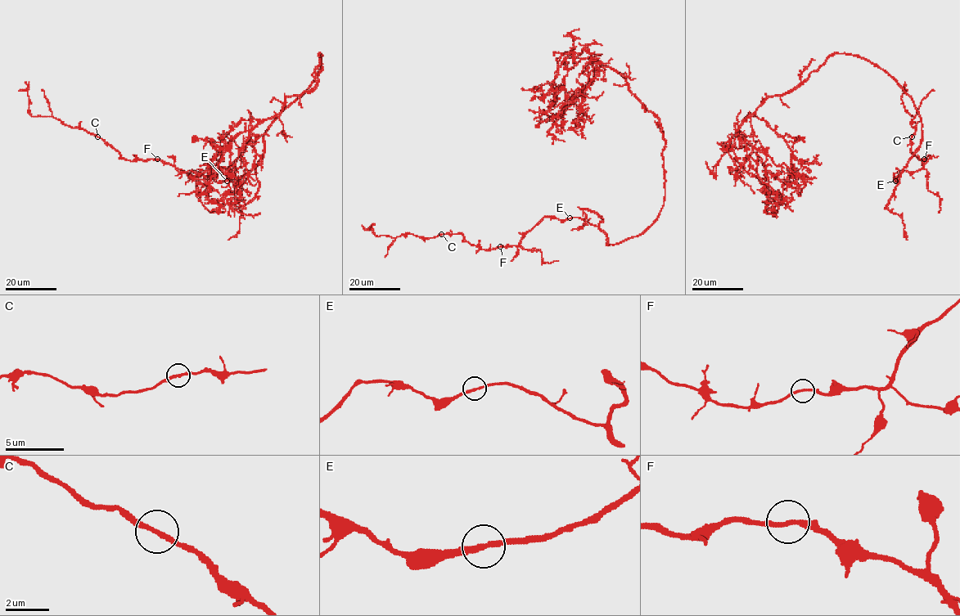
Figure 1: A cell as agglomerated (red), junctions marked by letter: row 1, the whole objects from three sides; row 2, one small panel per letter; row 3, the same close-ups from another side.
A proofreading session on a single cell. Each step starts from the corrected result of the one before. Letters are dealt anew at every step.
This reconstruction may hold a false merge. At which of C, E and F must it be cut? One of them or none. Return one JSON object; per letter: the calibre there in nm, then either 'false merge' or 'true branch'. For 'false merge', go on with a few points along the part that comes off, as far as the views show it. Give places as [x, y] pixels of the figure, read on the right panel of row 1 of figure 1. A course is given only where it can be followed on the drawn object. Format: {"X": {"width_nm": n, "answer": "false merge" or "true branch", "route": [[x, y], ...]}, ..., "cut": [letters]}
{"C": {"width_nm": 220, "answer": "true branch"}, "E": {"width_nm": 220, "answer": "true branch"}, "F": {"width_nm": 200, "answer": "true branch"}, "cut": []}

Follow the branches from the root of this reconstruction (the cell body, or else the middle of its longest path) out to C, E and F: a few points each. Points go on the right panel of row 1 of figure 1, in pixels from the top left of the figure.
C: (912, 101), (921, 121), (921, 141), (896, 182), (896, 173), (915, 172), (927, 160), (911, 152), (912, 137)
E: (912, 101), (921, 121), (921, 141), (917, 151), (894, 179), (895, 181)
F: (912, 101), (921, 121), (921, 141), (894, 180), (897, 182), (894, 174), (900, 171), (920, 170), (924, 159)

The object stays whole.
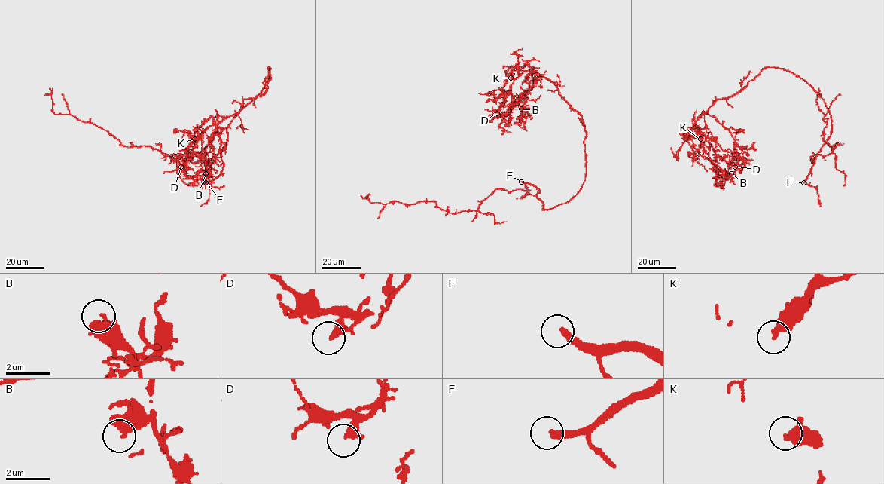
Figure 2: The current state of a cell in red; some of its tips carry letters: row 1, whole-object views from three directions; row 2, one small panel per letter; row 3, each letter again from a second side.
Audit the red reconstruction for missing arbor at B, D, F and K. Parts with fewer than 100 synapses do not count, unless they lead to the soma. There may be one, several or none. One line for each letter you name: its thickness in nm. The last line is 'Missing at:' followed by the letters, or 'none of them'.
F: calibre 320 nm
Missing at: F

